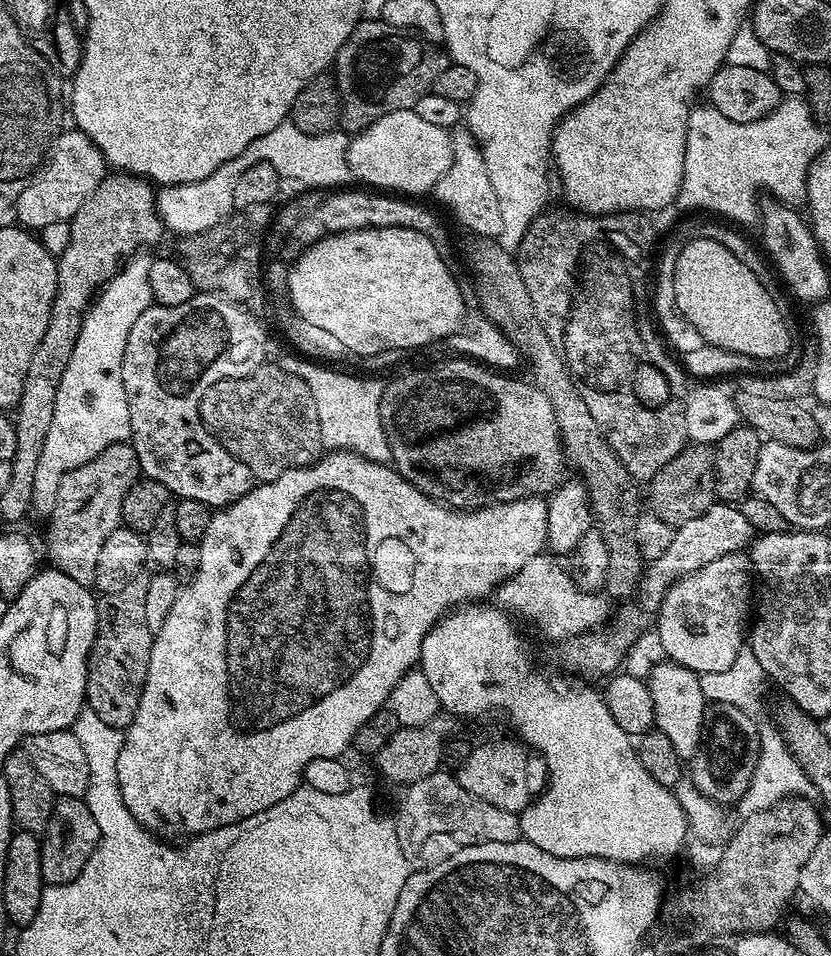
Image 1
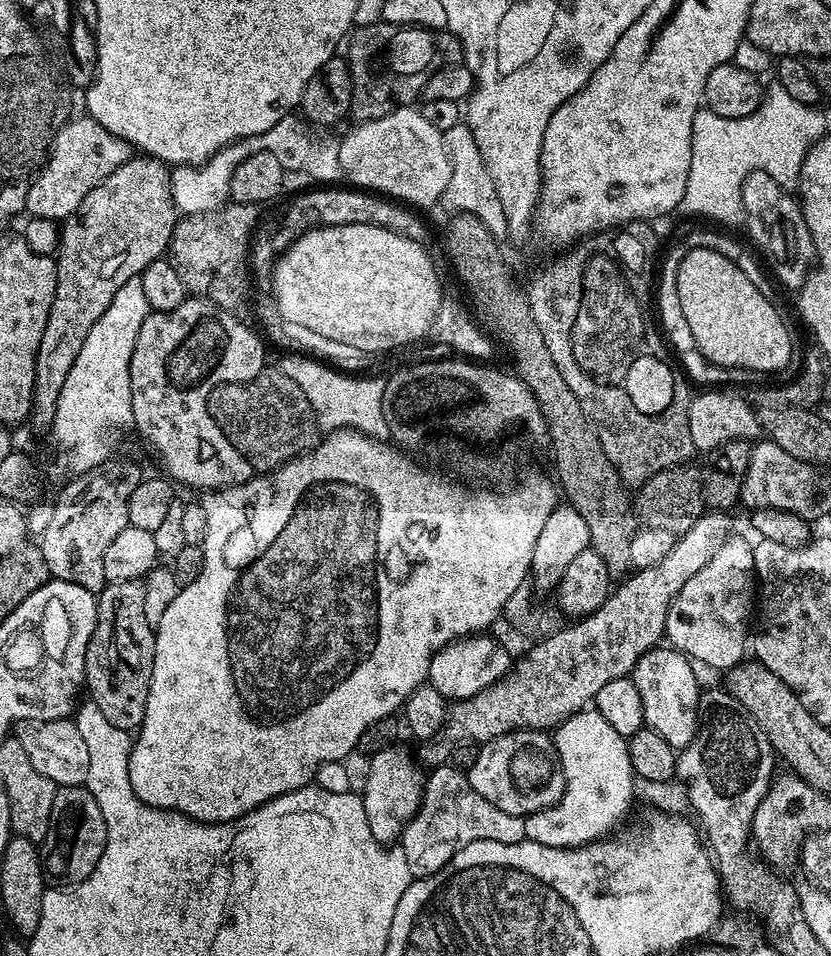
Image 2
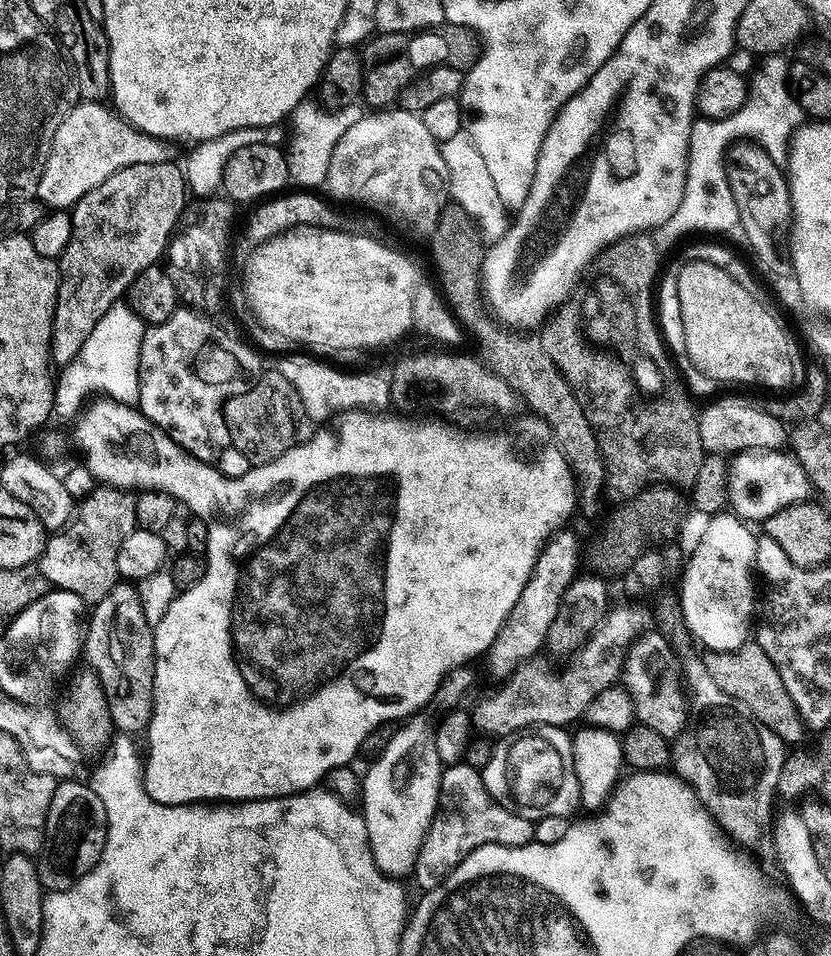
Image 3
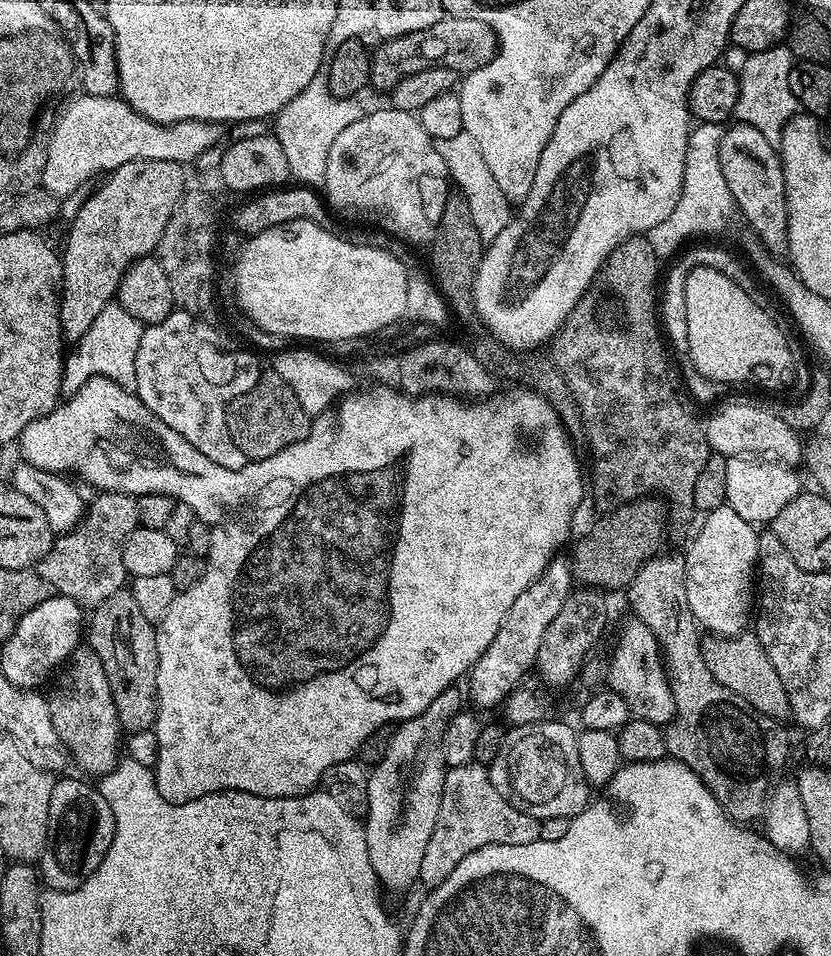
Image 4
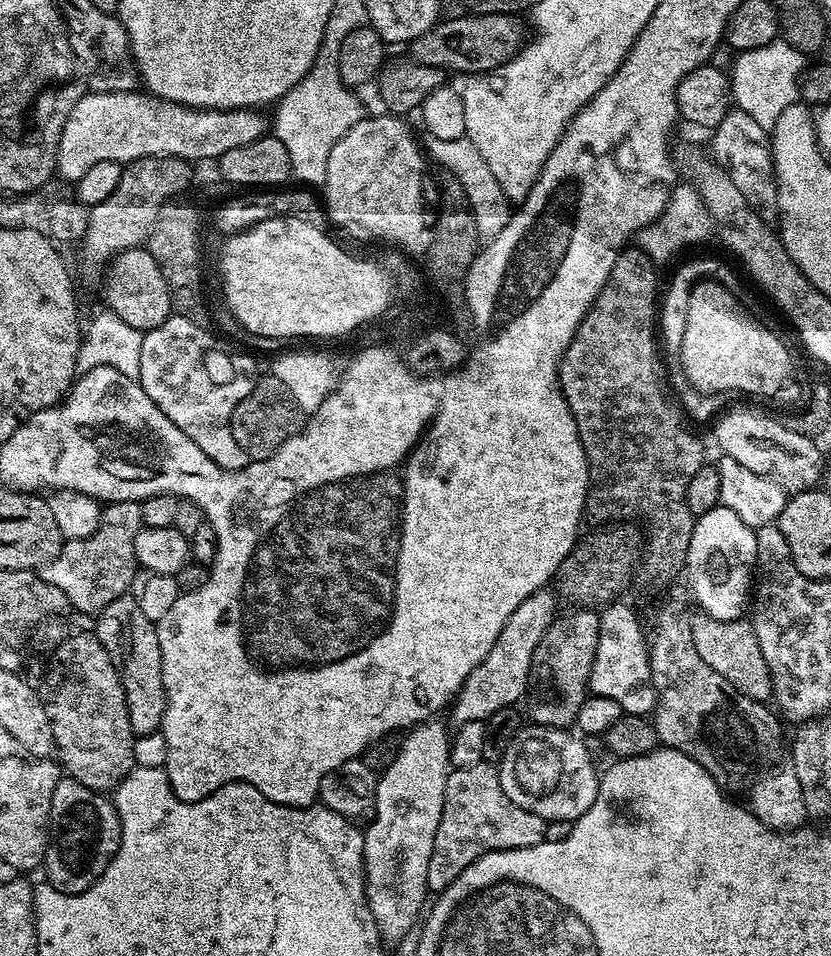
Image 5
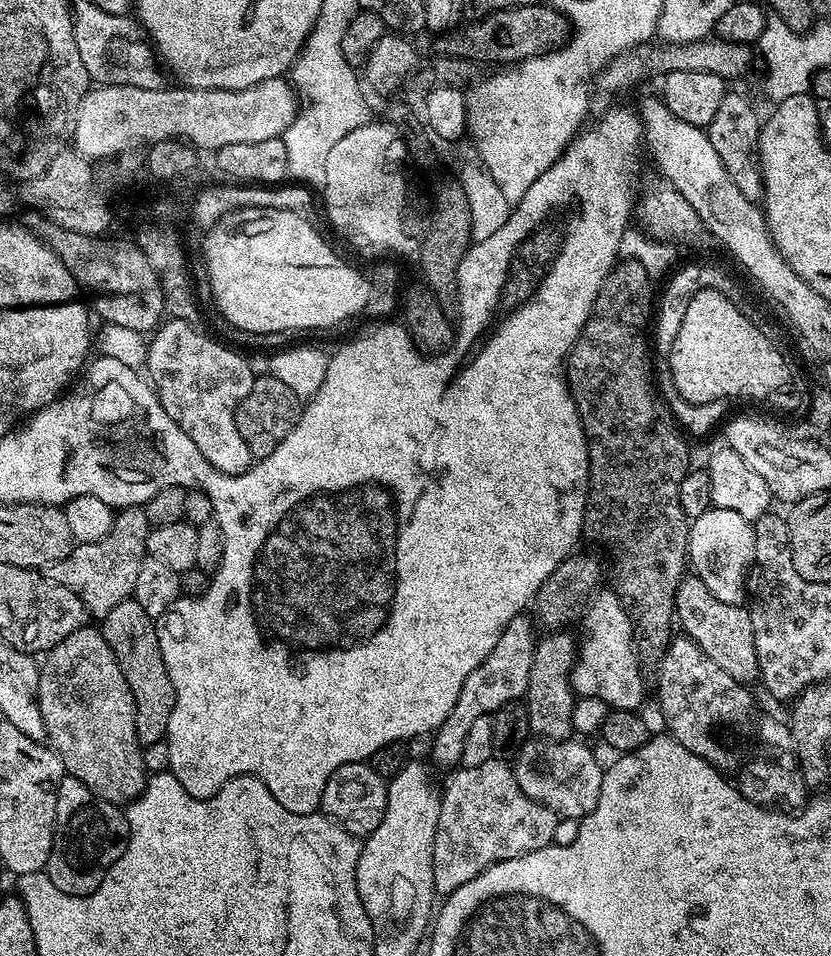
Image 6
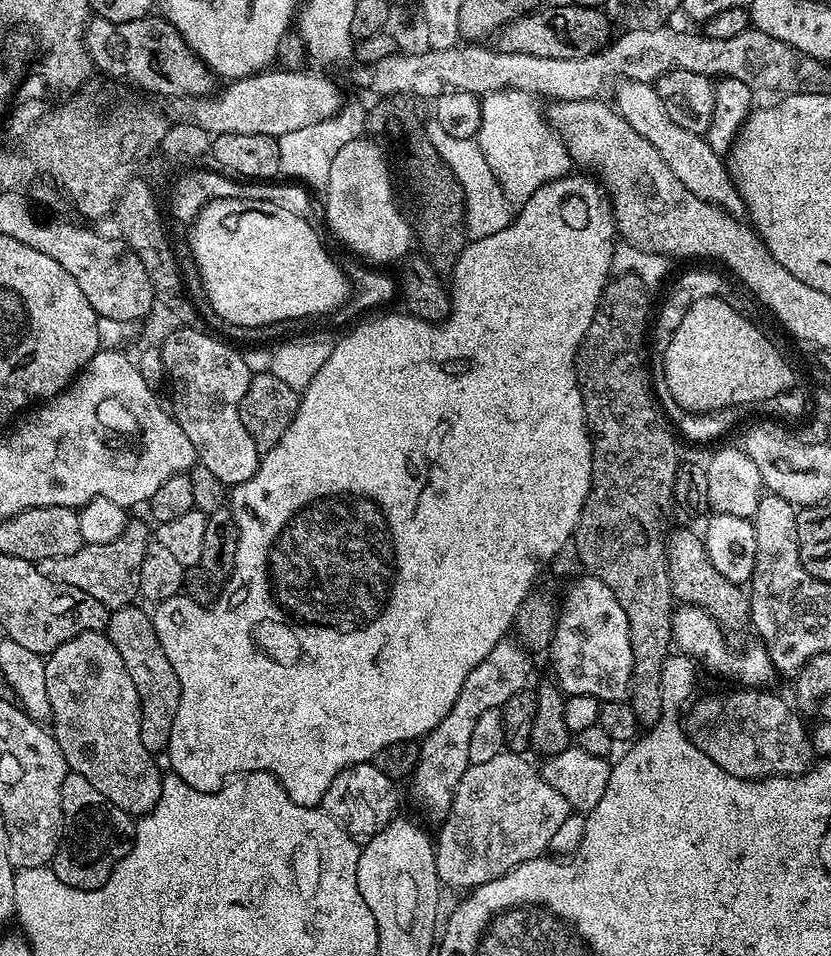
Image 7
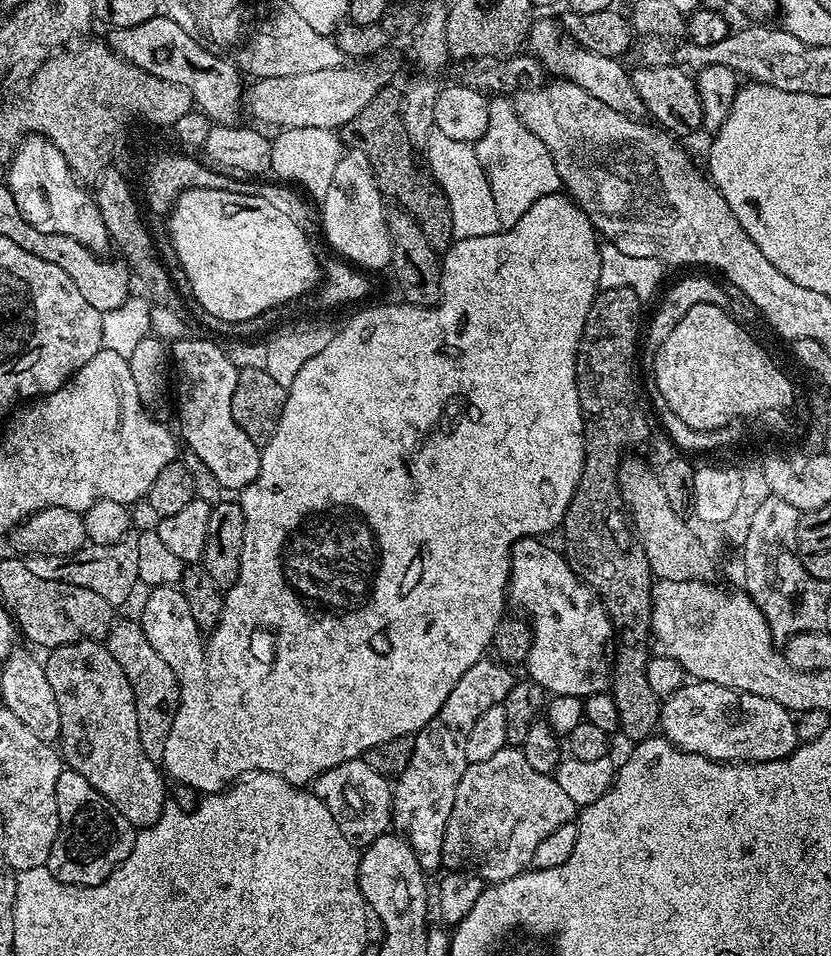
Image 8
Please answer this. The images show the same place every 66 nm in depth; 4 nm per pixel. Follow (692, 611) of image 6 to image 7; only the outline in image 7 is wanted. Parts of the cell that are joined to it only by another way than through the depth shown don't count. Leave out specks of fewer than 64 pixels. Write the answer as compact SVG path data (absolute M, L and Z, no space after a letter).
M684 528L678 529L673 536L667 537L666 551L672 595L681 605L700 608L707 616L712 616L728 634L749 623L750 600L745 589L729 582L712 565L704 550L704 541L697 533L695 536Z

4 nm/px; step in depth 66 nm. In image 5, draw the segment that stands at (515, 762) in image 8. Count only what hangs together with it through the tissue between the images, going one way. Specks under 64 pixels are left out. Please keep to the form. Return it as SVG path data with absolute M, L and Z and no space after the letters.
M484 759L474 766L452 768L446 782L446 794L442 806L442 822L438 822L438 834L434 834L434 850L430 854L428 871L429 893L444 891L466 866L488 852L501 852L515 848L529 848L546 838L546 821L530 810L522 810L502 790L497 765Z

